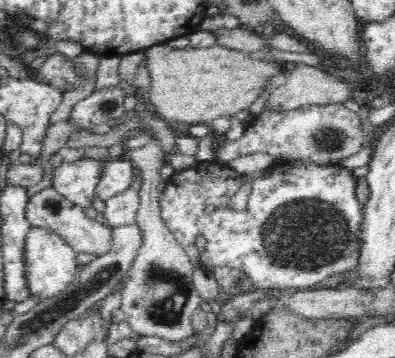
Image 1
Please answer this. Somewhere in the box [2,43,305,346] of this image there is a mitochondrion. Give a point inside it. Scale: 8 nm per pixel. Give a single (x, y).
(170, 289)

